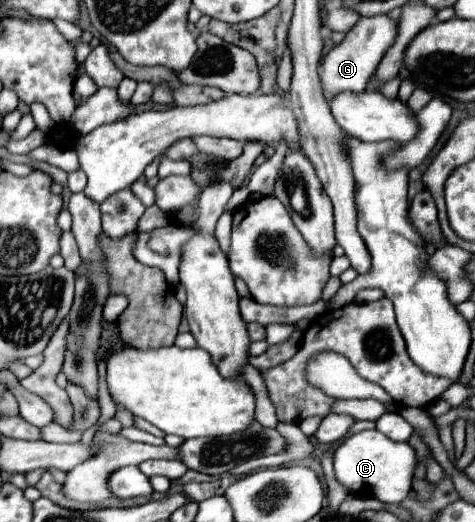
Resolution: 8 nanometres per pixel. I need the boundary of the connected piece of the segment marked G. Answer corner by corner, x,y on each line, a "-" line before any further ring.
372,16
372,18
360,18
358,24
346,34
346,40
338,46
334,46
320,66
320,80
324,86
324,96
330,100
338,92
352,90
352,92
364,92
368,78
376,72
382,56
392,46
392,40
396,38
396,20
390,20
388,16

